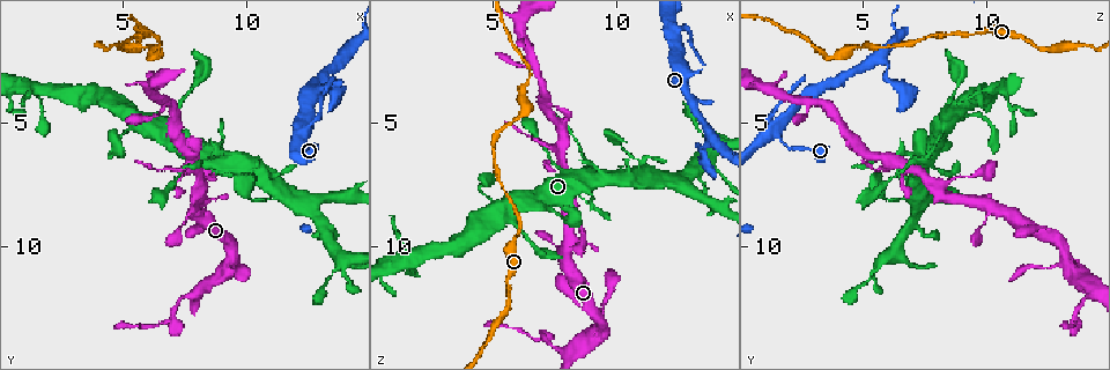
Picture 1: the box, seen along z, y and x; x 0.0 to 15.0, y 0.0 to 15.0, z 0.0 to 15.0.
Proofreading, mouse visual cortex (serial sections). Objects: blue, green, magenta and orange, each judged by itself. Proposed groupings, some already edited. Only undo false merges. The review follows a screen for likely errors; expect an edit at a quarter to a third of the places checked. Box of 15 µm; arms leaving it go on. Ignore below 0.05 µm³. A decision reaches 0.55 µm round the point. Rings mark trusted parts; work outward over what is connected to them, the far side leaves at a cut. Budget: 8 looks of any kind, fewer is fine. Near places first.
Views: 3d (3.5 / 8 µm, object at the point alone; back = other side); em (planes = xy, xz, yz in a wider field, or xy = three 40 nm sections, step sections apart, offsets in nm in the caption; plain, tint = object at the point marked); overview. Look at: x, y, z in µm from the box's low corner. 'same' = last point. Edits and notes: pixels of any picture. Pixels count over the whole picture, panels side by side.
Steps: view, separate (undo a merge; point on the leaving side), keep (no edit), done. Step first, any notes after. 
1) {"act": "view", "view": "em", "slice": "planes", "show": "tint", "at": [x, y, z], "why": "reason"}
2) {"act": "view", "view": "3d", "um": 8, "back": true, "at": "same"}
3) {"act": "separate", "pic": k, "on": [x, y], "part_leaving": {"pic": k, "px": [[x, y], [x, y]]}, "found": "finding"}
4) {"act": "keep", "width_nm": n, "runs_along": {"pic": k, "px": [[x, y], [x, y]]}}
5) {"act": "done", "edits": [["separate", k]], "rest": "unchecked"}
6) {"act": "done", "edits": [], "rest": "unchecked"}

{"act": "view", "view": "3d", "um": 3.5, "at": [7.5, 6.9, 6.6]}

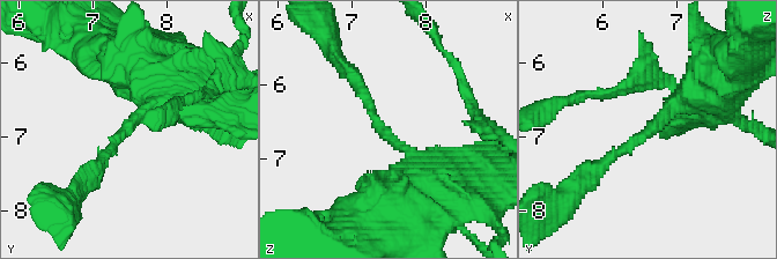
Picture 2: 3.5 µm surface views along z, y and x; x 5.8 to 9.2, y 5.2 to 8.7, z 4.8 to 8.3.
{"act": "view", "view": "em", "slice": "xy", "step": 1, "show": "tint", "at": [7.45, 6.90, 6.70], "arm_widths_nm": [150, 350], "why": "now the EM"}

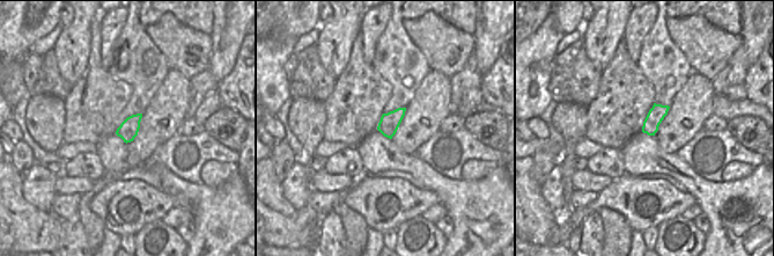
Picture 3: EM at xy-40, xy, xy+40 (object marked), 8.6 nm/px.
{"act": "keep", "found": "all the same cell"}

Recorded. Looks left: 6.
{"act": "view", "view": "3d", "um": 8, "at": [9.3, 6.3, 7.1], "why": "abrupt turn"}

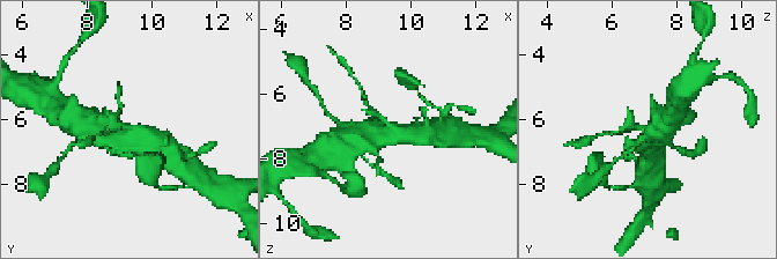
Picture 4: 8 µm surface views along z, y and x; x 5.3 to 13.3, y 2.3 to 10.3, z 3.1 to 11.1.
{"act": "view", "view": "3d", "um": 3.5, "at": [9.4, 6.4, 7.1]}

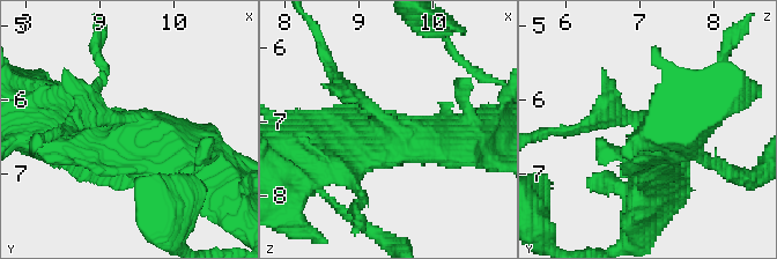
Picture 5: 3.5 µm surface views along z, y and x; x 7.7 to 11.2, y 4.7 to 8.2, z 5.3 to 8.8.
{"act": "view", "view": "em", "slice": "planes", "show": "tint", "at": [9.40, 6.35, 7.10]}

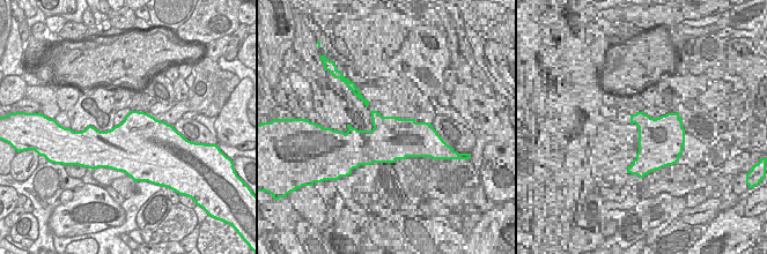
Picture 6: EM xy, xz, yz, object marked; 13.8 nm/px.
{"act": "keep", "runs_along": {"pic": 5, "px": [[50, 130], [199, 162]]}, "found": "all the same cell"}

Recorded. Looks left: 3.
{"act": "view", "view": "3d", "um": 3.5, "at": [6.2, 1.9, 4.6], "why": "abrupt turn"}

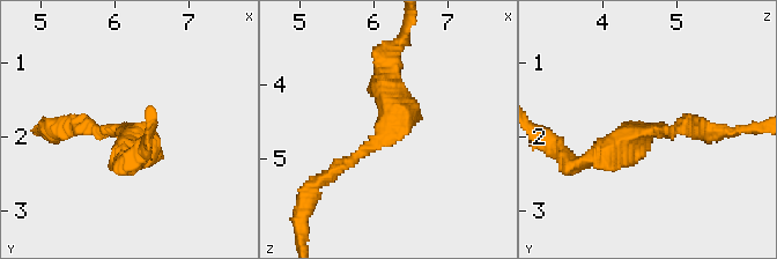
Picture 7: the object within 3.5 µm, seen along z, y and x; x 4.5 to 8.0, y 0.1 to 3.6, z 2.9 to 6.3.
{"act": "view", "view": "em", "slice": "xy", "step": 1, "show": "tint", "at": [6.20, 1.90, 4.70], "arm_widths_nm": [200, 400]}

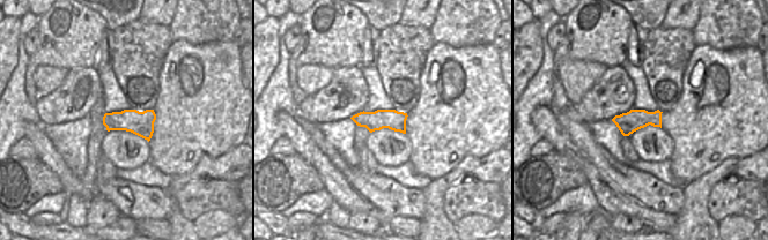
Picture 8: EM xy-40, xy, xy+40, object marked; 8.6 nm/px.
{"act": "view", "view": "em", "slice": "xy", "step": 2, "show": "tint", "at": "same"}

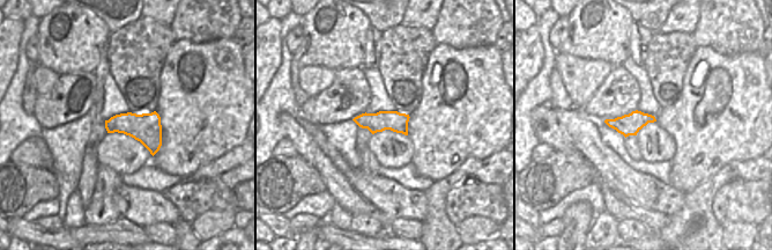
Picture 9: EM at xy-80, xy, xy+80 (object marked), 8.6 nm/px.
{"act": "keep", "runs_along": {"pic": 7, "px": [[322, 180], [397, 127], [390, 78]]}, "found": "continuous, no second cell"}

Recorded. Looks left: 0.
{"act": "done", "edits": [], "rest": "unchecked"}

